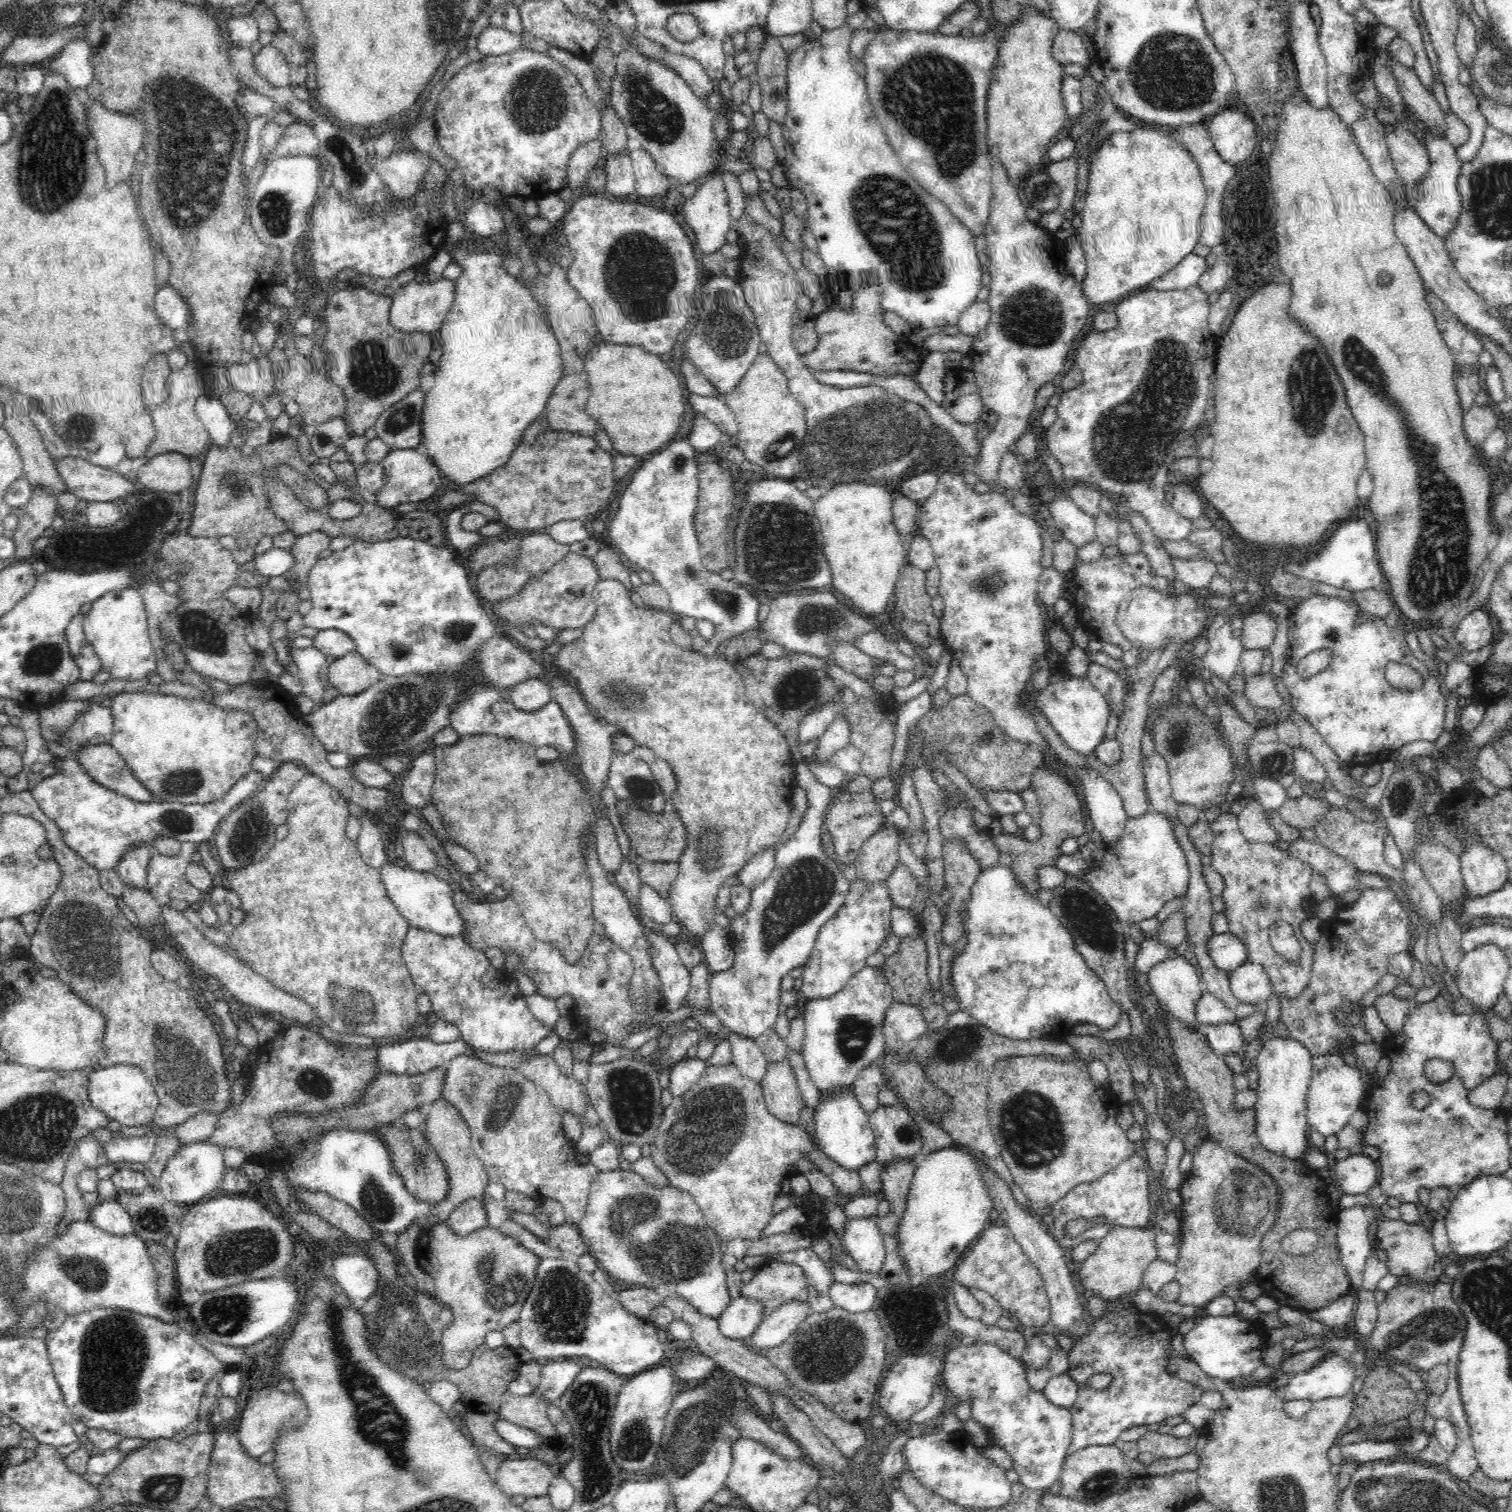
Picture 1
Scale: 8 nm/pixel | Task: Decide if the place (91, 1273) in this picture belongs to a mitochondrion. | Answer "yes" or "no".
yes

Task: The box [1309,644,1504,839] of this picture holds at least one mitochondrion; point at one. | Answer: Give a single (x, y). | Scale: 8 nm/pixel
(1403, 795)

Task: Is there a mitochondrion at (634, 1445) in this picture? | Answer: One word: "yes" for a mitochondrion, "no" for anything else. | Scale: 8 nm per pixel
yes

